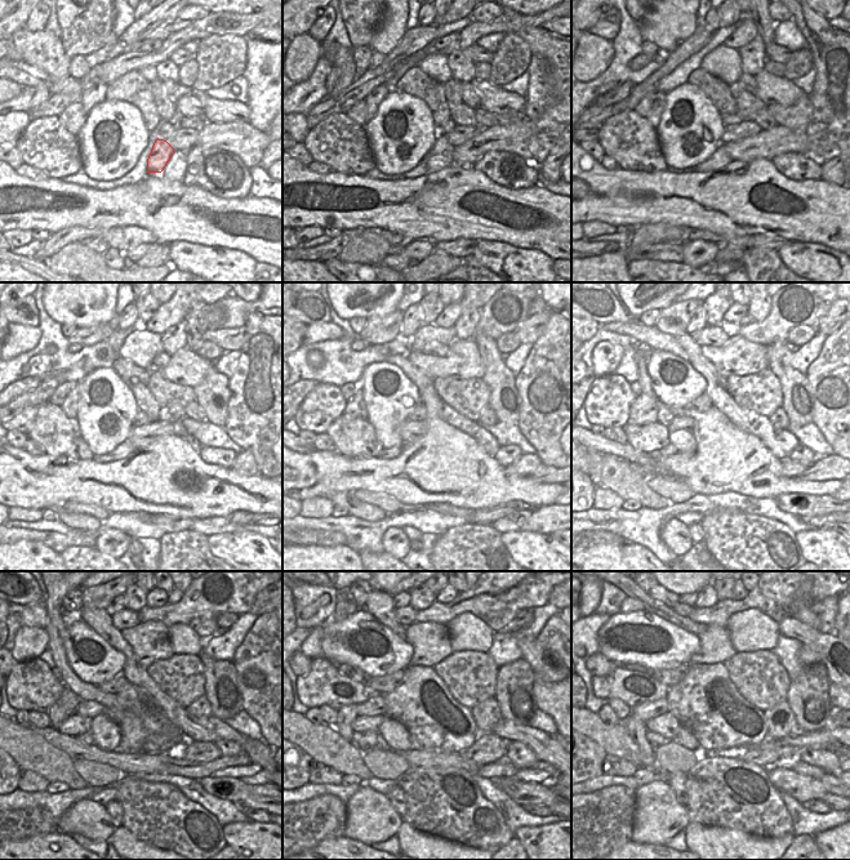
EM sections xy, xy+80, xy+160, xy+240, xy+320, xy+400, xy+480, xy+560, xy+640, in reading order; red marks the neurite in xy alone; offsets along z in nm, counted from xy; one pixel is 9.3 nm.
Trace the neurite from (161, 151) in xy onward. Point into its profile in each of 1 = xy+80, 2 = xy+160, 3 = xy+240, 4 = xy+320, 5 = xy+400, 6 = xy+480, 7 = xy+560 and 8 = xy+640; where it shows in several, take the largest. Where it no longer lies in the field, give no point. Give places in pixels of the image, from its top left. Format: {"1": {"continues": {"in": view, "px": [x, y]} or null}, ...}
{"1": {"continues": {"in": "xy+80", "px": [439, 157]}}, "2": {"continues": {"in": "xy+160", "px": [720, 159]}}, "3": {"continues": {"in": "xy+240", "px": [125, 449]}}, "4": {"continues": {"in": "xy+320", "px": [395, 451]}}, "5": {"continues": {"in": "xy+400", "px": [670, 449]}}, "6": {"continues": {"in": "xy+480", "px": [87, 738]}}, "7": {"continues": {"in": "xy+560", "px": [364, 740]}}, "8": {"continues": {"in": "xy+640", "px": [655, 740]}}}

